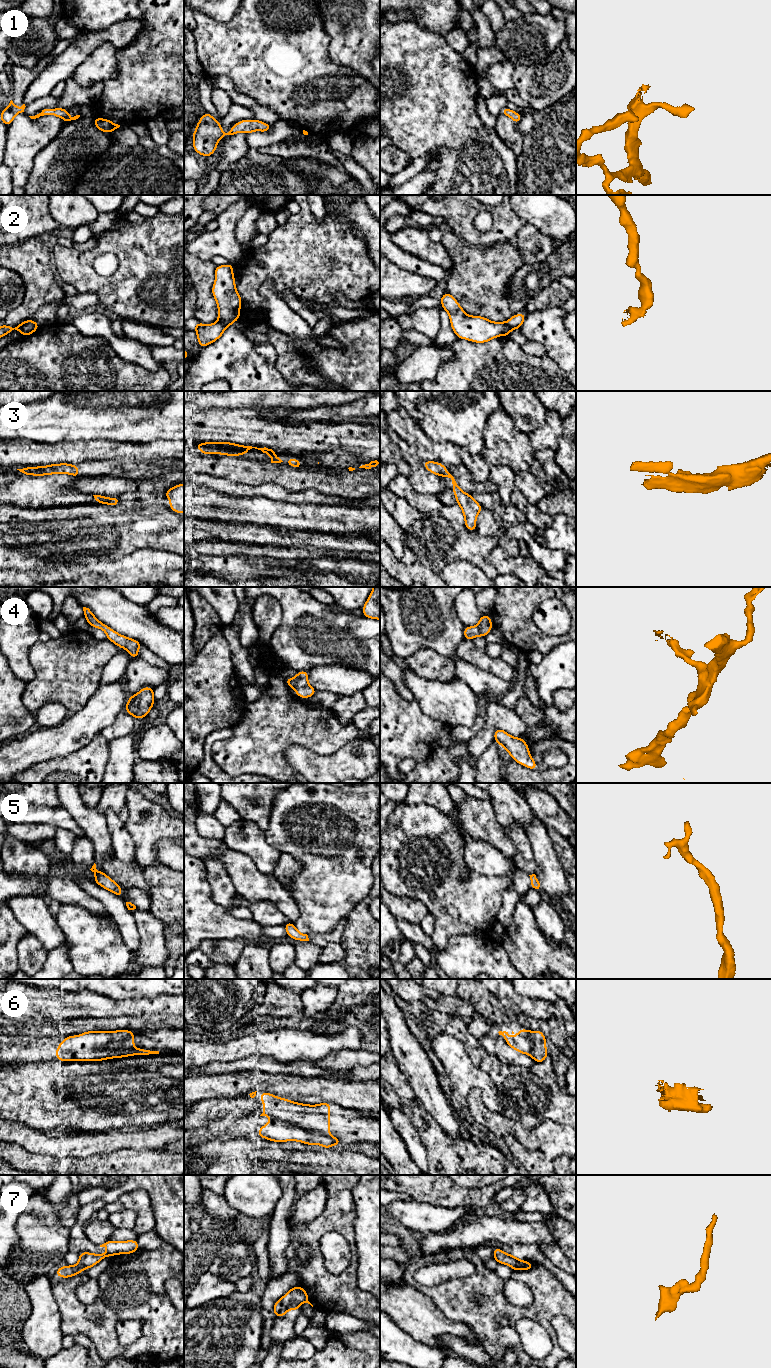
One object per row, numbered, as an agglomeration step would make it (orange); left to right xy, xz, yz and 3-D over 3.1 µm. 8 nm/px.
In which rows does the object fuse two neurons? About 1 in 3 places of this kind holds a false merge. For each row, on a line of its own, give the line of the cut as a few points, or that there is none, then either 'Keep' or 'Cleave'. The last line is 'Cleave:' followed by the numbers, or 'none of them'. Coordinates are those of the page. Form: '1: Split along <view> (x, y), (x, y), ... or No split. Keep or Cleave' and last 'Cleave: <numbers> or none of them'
1: No split. Keep
2: Split along xy (29, 319), (19, 329). Cleave
3: Split along xz (274, 454), (270, 456). Cleave
4: No split. Keep
5: No split. Keep
6: Split along xz (277, 1119), (295, 1124), (307, 1130), (316, 1130), (328, 1135). Cleave
7: Split along xz (298, 1303), (292, 1303), (288, 1308). Cleave
Cleave: 2, 3, 6, 7

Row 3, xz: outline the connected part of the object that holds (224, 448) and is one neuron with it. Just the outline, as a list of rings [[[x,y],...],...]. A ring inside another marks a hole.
[[[206,442],[206,443],[197,443],[196,444],[197,449],[202,453],[202,454],[217,454],[220,453],[221,456],[225,455],[231,455],[231,456],[239,456],[239,455],[244,455],[249,452],[250,449],[255,448],[258,450],[261,450],[263,453],[271,456],[275,455],[275,449],[273,448],[257,448],[257,447],[252,447],[252,446],[243,446],[243,445],[238,445],[235,443],[229,443],[229,442]]]

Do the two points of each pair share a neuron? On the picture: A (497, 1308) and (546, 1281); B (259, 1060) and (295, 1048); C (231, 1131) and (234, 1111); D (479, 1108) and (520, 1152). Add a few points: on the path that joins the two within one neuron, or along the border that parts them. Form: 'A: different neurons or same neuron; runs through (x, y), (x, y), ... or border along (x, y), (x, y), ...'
A: same neuron; runs through (513, 1312), (529, 1312), (544, 1297)
B: different neurons; border along (245, 1057), (268, 1055), (278, 1061), (292, 1062)
C: different neurons; border along (236, 1118), (238, 1119)
D: different neurons; border along (502, 1137), (506, 1134), (511, 1134), (525, 1148)

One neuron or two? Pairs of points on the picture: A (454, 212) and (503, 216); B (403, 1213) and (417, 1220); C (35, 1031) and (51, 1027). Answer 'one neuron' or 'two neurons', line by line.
A: one neuron
B: one neuron
C: one neuron

